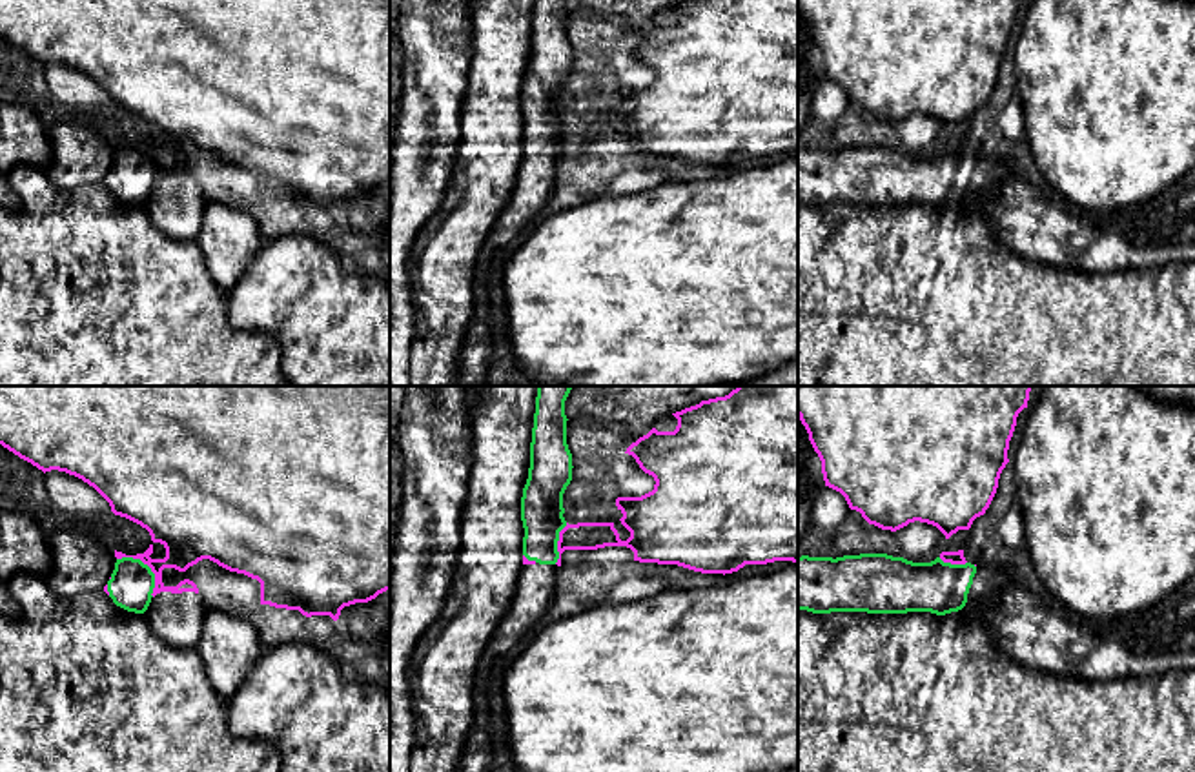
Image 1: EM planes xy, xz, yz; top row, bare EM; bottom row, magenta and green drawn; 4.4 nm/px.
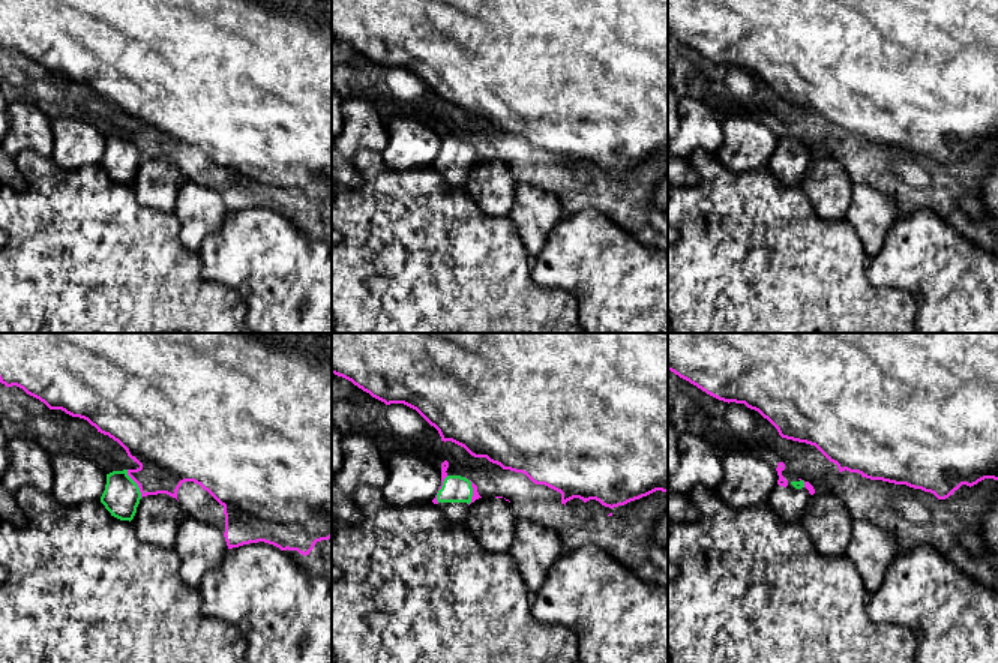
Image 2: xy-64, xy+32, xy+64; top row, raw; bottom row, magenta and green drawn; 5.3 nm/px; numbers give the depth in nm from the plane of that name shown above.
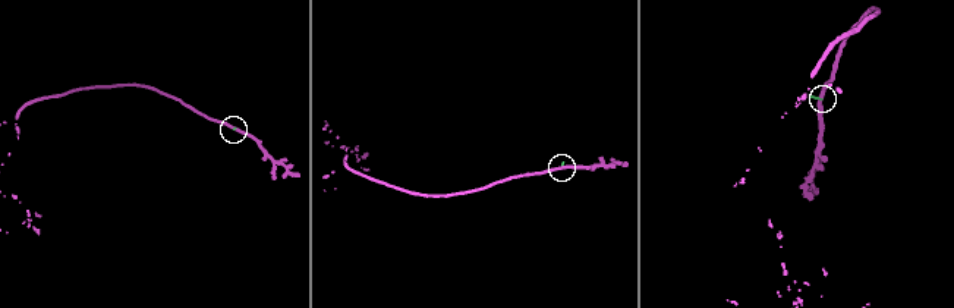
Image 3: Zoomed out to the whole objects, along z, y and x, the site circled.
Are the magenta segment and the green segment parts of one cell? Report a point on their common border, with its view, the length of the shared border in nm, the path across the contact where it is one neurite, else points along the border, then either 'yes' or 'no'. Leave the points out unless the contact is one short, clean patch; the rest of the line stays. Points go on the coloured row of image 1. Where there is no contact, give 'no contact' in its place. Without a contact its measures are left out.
contact xy (148, 565); length 240 nm; border xy (117, 558), (139, 558), (150, 568), (153, 574), (153, 596); no

